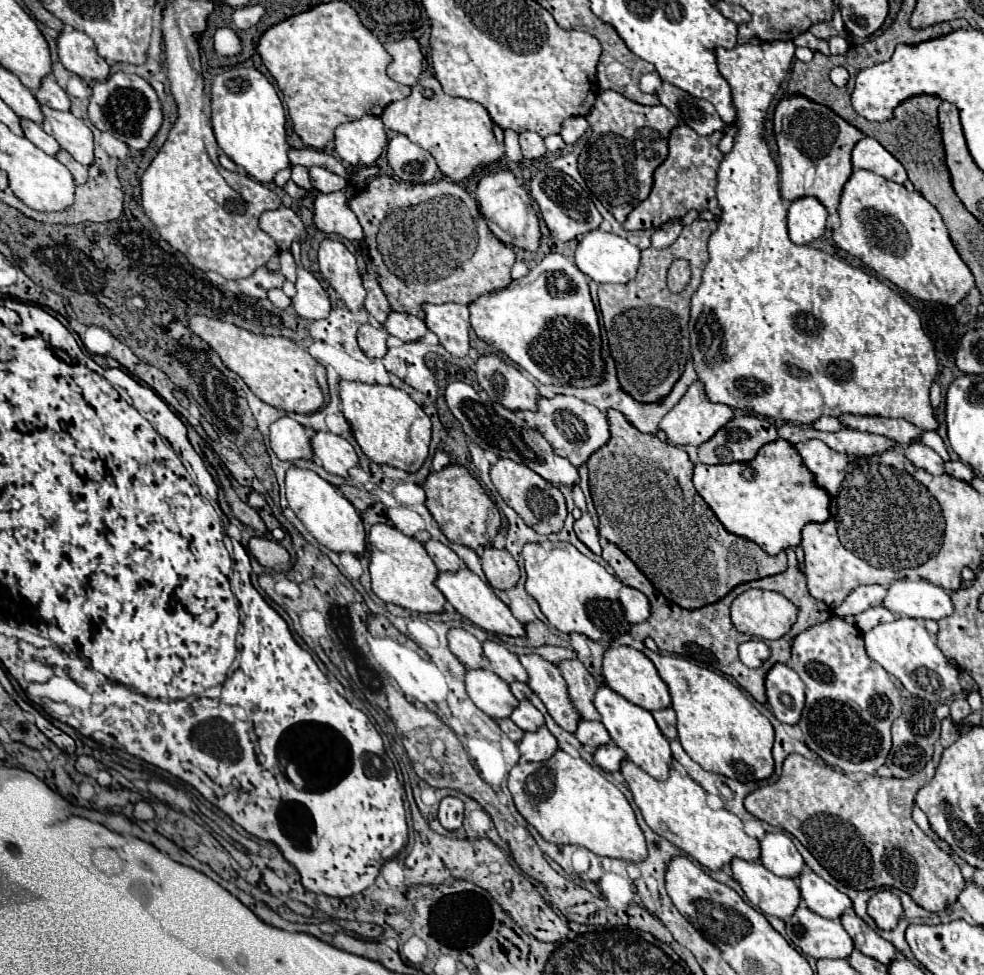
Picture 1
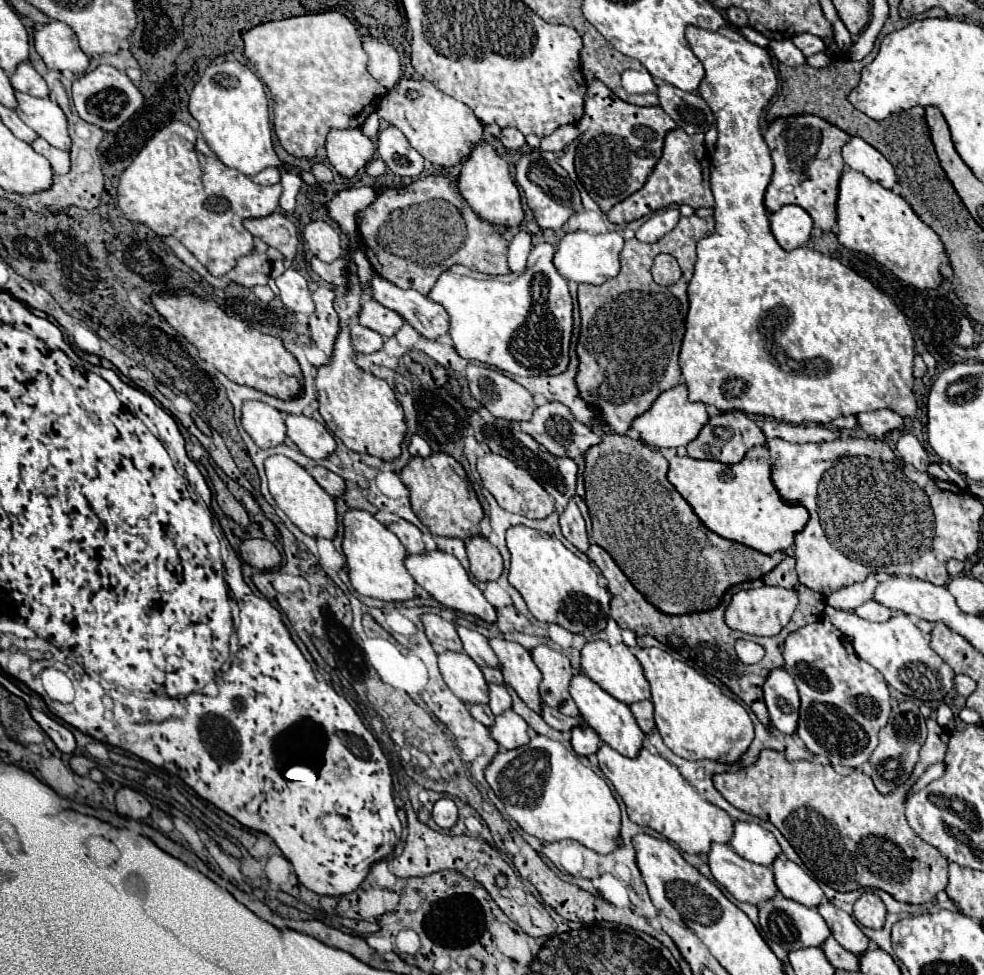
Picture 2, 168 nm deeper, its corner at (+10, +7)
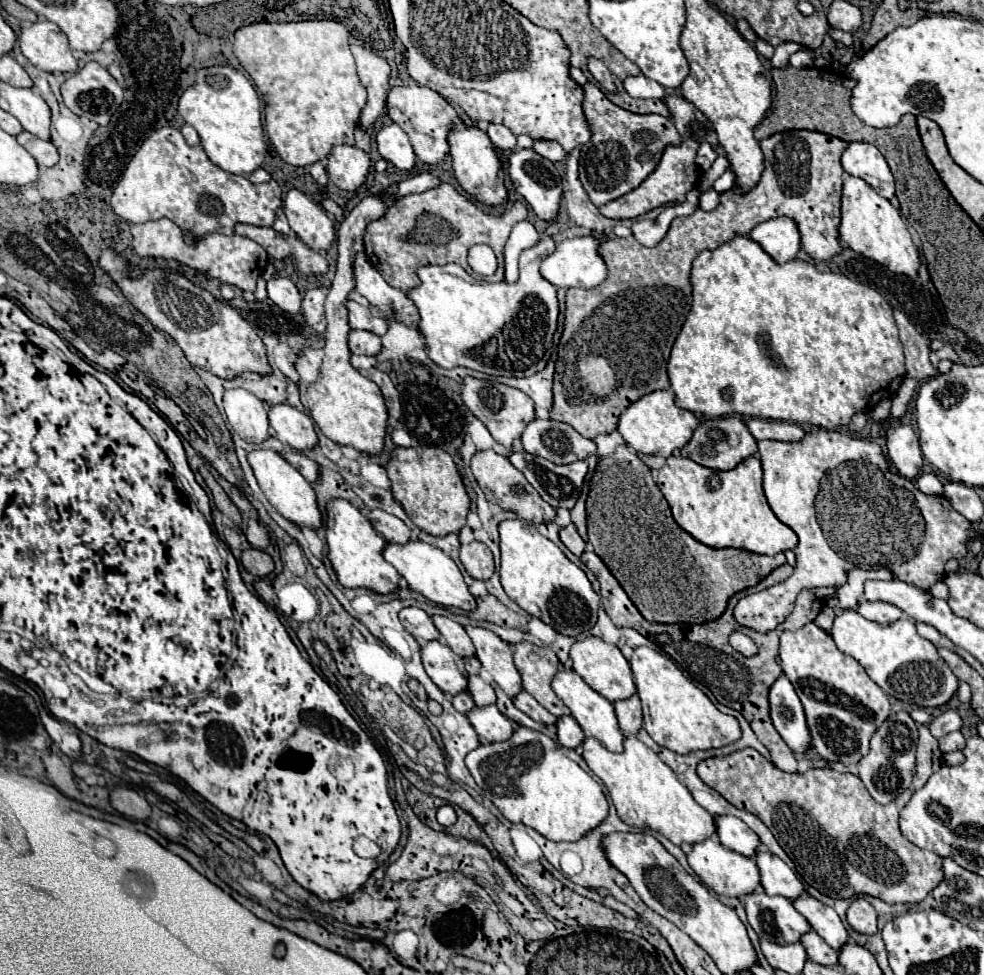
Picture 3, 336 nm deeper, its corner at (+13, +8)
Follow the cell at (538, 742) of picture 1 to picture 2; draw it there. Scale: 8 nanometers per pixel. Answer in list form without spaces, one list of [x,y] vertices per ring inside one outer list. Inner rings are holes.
[[[506,710],[504,714],[496,716],[496,722],[490,728],[490,732],[492,732],[494,740],[506,750],[514,750],[514,748],[520,748],[530,742],[528,722],[524,722],[524,718],[520,718],[512,710]]]

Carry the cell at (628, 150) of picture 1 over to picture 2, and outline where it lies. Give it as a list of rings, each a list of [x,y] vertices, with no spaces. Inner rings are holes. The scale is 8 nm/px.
[[[600,80],[588,84],[584,116],[578,120],[580,144],[576,150],[576,174],[602,212],[608,212],[614,204],[644,186],[662,156],[664,136],[672,128],[676,128],[676,122],[660,106],[632,106],[616,98]]]

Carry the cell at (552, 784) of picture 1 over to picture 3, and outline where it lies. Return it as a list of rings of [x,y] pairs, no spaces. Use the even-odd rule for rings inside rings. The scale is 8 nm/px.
[[[517,727],[509,741],[487,743],[469,751],[465,757],[465,765],[473,775],[475,783],[483,789],[483,795],[495,803],[495,807],[503,813],[507,821],[533,827],[551,841],[579,841],[585,833],[595,829],[607,817],[609,805],[601,785],[575,761],[567,759],[557,747],[557,743],[545,733],[527,727]]]

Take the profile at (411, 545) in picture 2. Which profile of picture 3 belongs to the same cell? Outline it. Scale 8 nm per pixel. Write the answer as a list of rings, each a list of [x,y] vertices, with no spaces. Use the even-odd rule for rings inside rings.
[[[371,509],[369,515],[367,515],[369,523],[373,525],[373,529],[385,537],[385,541],[389,543],[407,543],[409,541],[409,529],[407,525],[397,519],[395,515],[389,515],[381,509]]]

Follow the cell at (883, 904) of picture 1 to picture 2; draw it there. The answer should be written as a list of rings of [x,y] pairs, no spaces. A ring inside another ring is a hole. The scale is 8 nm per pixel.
[[[864,892],[854,904],[854,918],[868,928],[882,928],[886,918],[886,906],[874,892]]]

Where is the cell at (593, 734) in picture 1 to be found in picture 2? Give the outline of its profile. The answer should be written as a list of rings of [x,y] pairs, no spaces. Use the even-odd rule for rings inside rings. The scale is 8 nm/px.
[[[544,706],[542,710],[544,710],[544,712],[542,712],[542,718],[544,718],[552,728],[556,728],[556,730],[560,730],[560,732],[570,732],[570,730],[576,728],[576,726],[586,726],[586,722],[584,722],[582,716],[568,718],[568,716],[560,714],[558,710],[552,710],[550,706]]]

